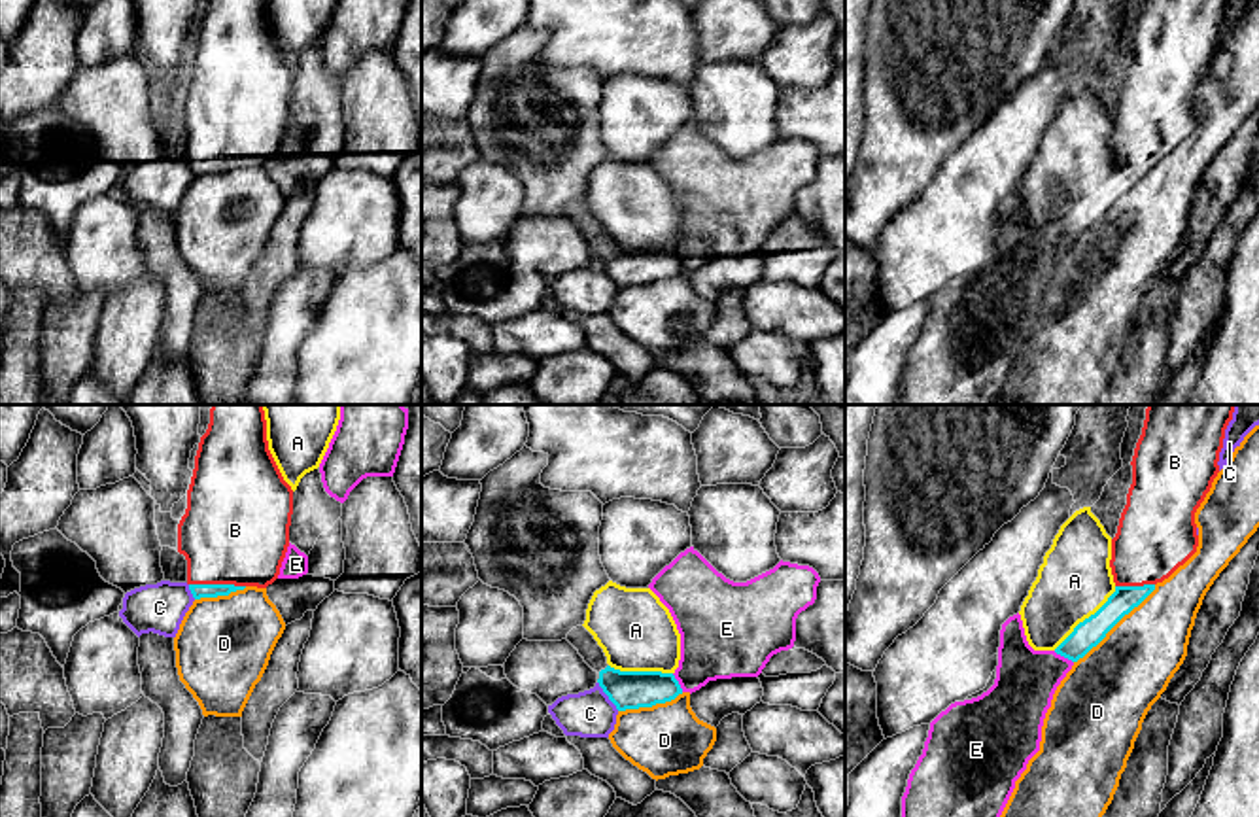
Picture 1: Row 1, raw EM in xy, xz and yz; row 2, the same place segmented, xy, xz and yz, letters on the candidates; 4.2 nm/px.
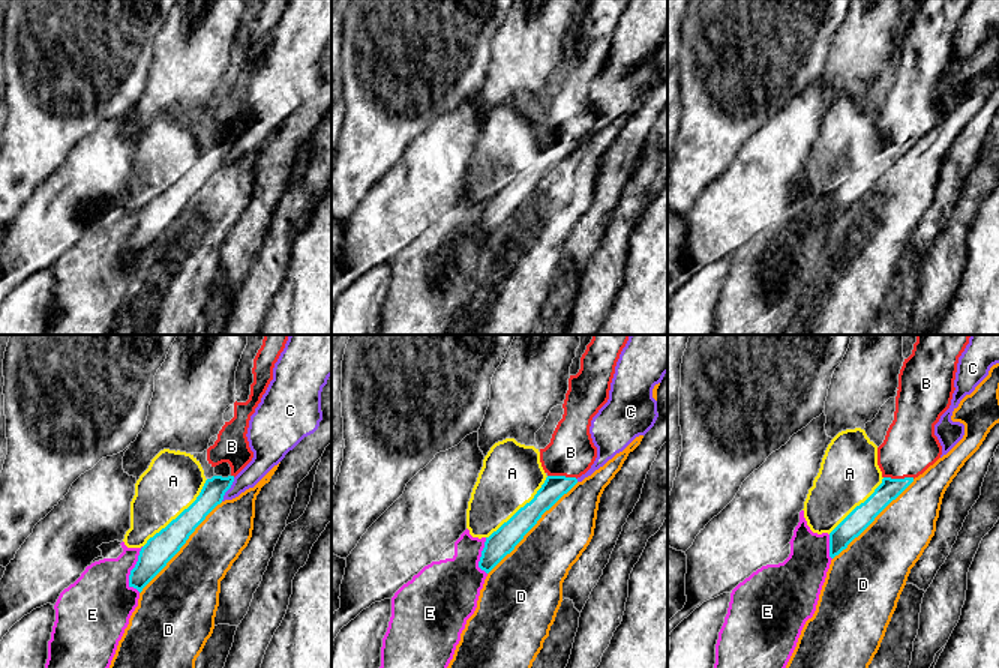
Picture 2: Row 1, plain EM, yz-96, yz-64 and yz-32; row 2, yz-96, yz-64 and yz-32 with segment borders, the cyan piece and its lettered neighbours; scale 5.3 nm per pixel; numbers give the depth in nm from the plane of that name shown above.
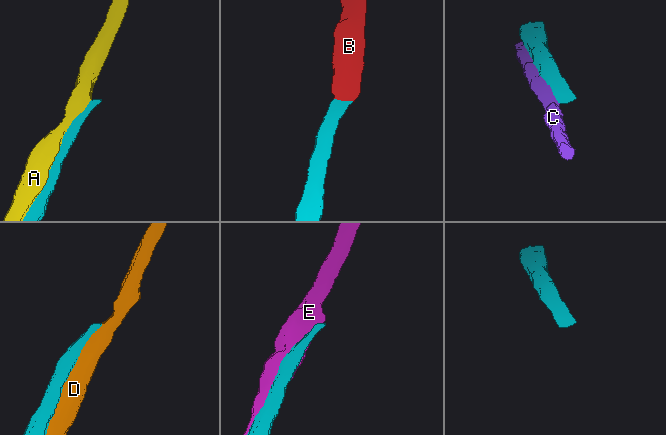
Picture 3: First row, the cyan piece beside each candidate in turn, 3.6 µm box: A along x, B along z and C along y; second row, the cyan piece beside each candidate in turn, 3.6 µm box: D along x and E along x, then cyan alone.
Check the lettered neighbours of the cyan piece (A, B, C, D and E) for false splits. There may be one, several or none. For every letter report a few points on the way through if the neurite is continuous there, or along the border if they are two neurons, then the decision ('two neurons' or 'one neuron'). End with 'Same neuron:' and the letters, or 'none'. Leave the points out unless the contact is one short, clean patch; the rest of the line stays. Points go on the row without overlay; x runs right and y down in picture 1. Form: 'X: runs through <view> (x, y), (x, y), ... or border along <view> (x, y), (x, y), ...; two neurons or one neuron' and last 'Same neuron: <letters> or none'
A: two neurons
B: one neuron
C: two neurons
D: two neurons
E: two neurons
Same neuron: B

